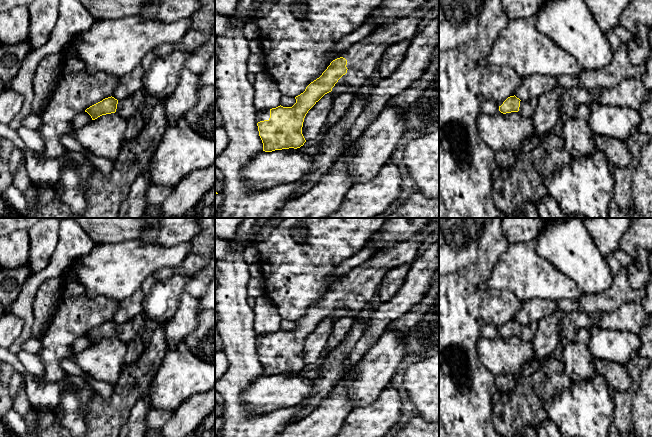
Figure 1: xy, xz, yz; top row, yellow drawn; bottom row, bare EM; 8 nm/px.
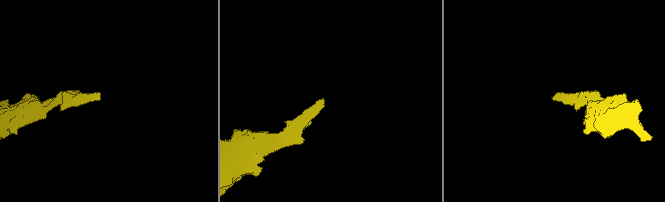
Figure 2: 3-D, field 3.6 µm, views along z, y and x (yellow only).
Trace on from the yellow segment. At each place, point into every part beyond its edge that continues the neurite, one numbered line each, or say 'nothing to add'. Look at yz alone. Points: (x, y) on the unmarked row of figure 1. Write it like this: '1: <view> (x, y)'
1: yz (527, 331)

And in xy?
1: xy (135, 327)

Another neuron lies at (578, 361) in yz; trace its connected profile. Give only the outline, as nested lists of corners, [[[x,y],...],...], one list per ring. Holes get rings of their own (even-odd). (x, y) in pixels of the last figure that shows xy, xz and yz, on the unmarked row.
[[[586,328],[578,331],[574,342],[565,342],[563,360],[566,373],[574,382],[593,378],[596,373],[593,359],[588,349],[590,332]]]

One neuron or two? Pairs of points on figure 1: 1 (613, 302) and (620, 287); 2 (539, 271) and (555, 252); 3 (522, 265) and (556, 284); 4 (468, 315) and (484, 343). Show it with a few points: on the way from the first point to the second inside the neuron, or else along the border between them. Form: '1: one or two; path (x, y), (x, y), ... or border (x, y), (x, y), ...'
1: one; path (616, 298), (620, 291)
2: two; border (537, 239), (537, 252), (566, 275)
3: one; path (530, 273), (548, 283)
4: two; border (480, 336), (477, 342), (478, 359)

